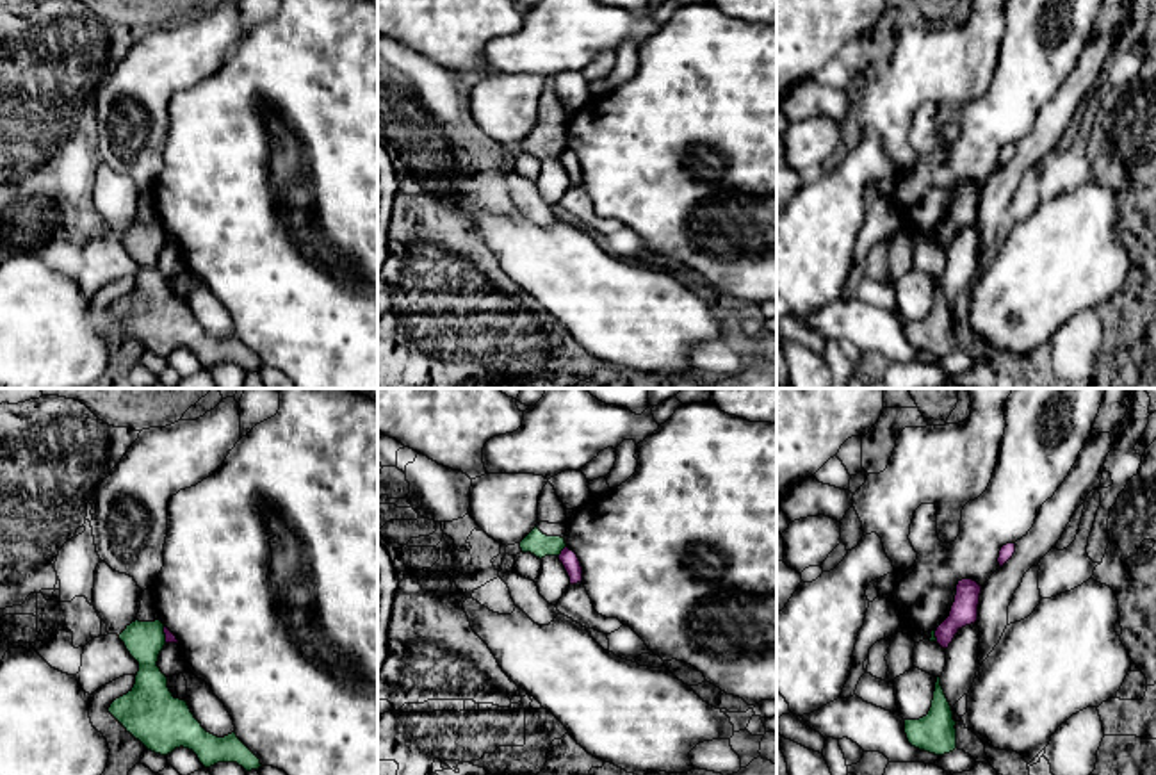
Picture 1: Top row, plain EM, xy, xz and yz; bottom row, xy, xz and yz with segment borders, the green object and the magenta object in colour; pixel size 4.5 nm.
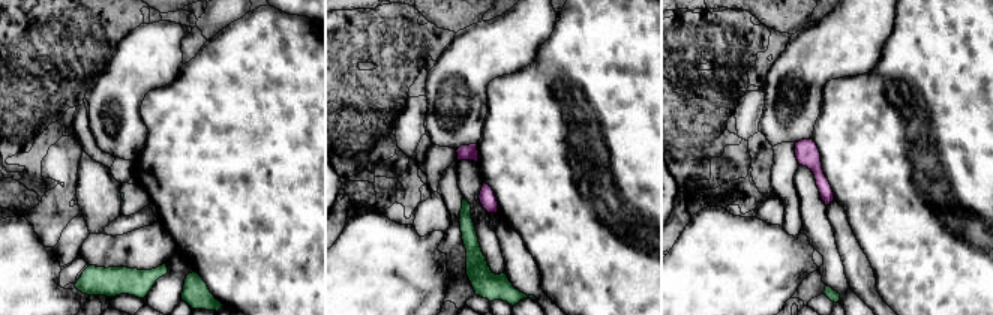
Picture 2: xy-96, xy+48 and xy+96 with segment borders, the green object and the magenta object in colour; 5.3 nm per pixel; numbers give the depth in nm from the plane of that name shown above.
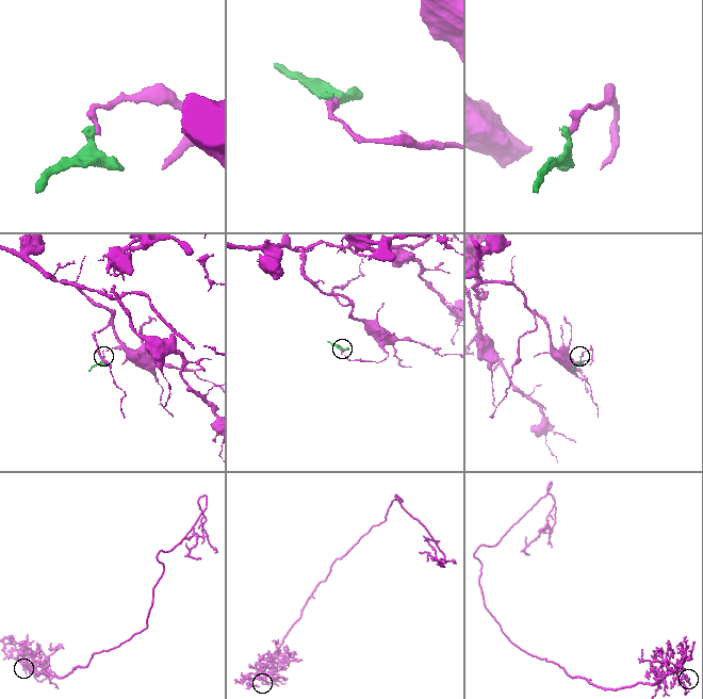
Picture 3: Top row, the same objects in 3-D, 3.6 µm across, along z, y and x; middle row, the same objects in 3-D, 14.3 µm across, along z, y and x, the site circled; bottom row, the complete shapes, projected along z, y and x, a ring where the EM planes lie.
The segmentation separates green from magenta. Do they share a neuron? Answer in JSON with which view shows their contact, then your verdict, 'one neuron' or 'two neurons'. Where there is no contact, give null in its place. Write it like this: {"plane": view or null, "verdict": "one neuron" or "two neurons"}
{"plane": "xz", "verdict": "two neurons"}

